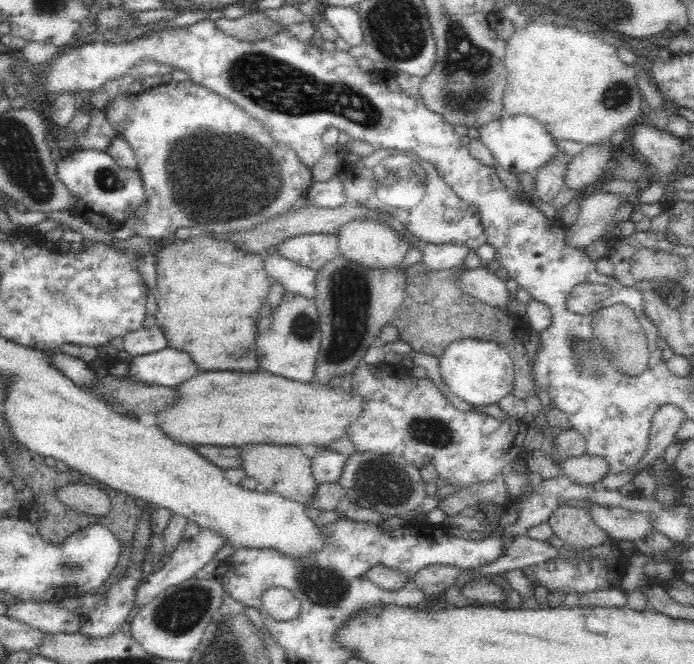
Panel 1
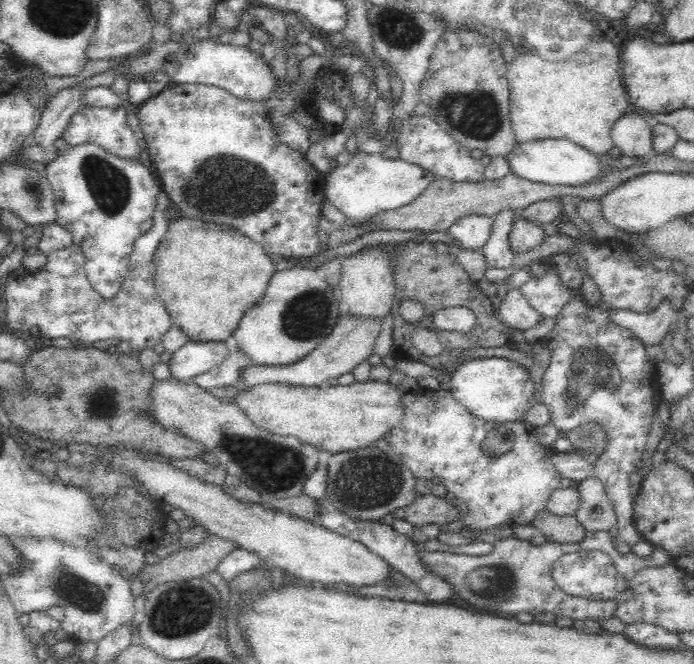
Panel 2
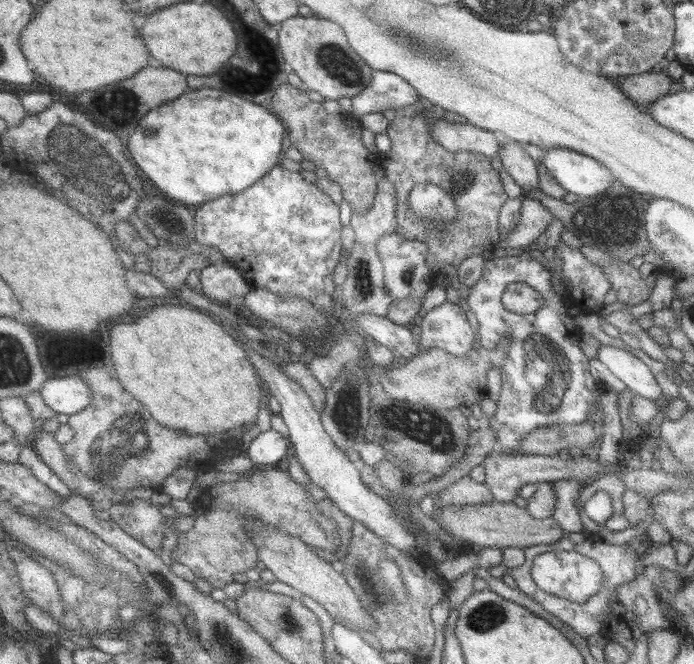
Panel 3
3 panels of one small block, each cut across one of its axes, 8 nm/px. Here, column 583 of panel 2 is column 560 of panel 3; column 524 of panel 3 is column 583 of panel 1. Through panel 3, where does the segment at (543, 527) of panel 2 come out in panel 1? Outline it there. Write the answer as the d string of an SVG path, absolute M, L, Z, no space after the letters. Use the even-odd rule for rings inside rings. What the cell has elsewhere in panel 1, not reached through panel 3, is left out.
M558 506L548 526L552 526L554 534L566 542L566 546L574 550L596 548L608 542L608 532L596 526L588 514L588 508L574 508L574 506Z

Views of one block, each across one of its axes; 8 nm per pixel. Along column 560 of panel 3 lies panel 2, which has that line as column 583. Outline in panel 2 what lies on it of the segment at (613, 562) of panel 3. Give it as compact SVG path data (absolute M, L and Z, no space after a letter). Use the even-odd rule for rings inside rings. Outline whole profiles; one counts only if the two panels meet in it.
M484 530L480 534L474 534L476 540L484 540L490 542L494 546L492 554L484 554L484 556L462 556L462 554L450 554L450 552L428 552L424 548L420 548L420 544L416 544L416 552L422 558L422 564L436 576L444 578L446 582L452 584L454 592L458 598L466 600L468 606L474 606L482 612L488 614L520 614L520 612L528 612L532 616L536 614L556 614L558 618L574 618L574 620L598 620L600 624L604 624L604 620L612 618L616 614L618 604L626 604L632 596L634 590L626 588L616 600L586 600L586 598L574 598L568 596L566 592L558 592L558 586L552 578L552 568L554 562L570 552L578 552L578 550L602 550L608 556L612 556L616 570L622 578L626 578L628 582L646 566L662 566L666 562L670 562L670 554L664 548L656 548L648 558L640 558L634 552L628 554L620 554L614 546L612 546L612 534L606 530L598 530L598 532L588 532L586 538L578 544L554 544L554 542L544 542L542 546L534 546L528 540L518 540L514 536L510 538L496 538L494 532Z

